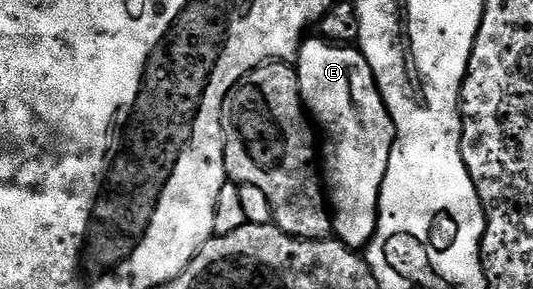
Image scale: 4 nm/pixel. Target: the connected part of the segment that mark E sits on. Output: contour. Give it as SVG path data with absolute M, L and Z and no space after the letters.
M319 36L314 37L308 37L299 47L299 87L304 106L313 115L318 129L322 133L323 130L327 133L327 143L324 146L322 143L321 146L321 174L325 179L325 193L329 199L334 237L359 252L370 242L377 228L377 220L381 213L383 181L395 143L395 125L363 51L347 44L336 44Z

